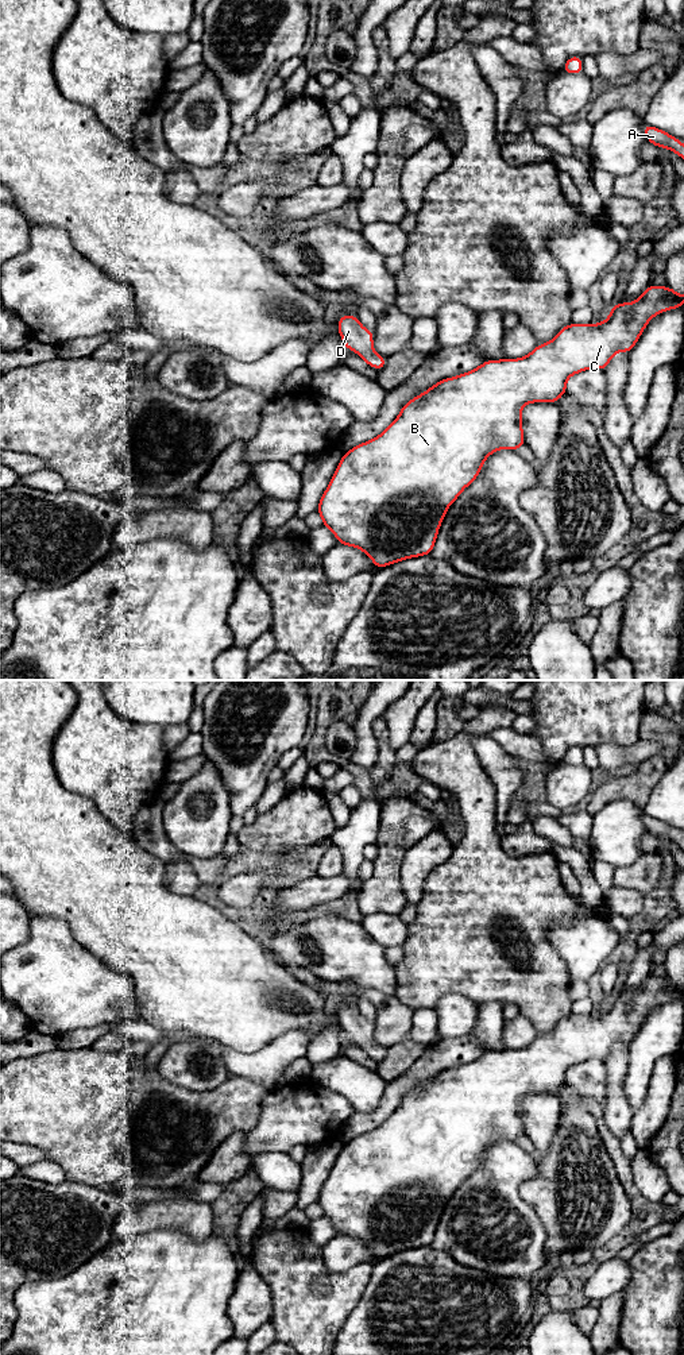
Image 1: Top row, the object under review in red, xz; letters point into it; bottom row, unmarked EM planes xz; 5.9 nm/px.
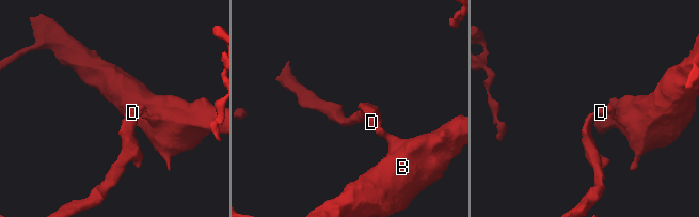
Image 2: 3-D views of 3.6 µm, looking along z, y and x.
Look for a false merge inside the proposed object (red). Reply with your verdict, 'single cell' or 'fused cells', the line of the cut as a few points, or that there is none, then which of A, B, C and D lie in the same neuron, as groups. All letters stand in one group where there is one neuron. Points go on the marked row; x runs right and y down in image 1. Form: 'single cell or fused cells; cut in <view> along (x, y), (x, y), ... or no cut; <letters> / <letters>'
single cell; no cut; A B C D

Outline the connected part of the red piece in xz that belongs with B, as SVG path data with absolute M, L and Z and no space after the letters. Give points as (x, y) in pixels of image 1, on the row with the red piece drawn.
M653 286L634 302L619 302L608 309L610 319L598 325L576 324L561 328L549 343L538 344L519 359L486 360L469 372L445 378L407 401L398 417L376 437L344 452L320 498L317 513L339 544L356 547L370 556L375 570L406 559L430 555L448 507L480 474L484 460L501 448L515 452L525 445L521 409L526 404L556 404L567 394L571 375L588 368L604 371L618 351L630 354L648 323L658 313L681 308L684 298L673 289Z

